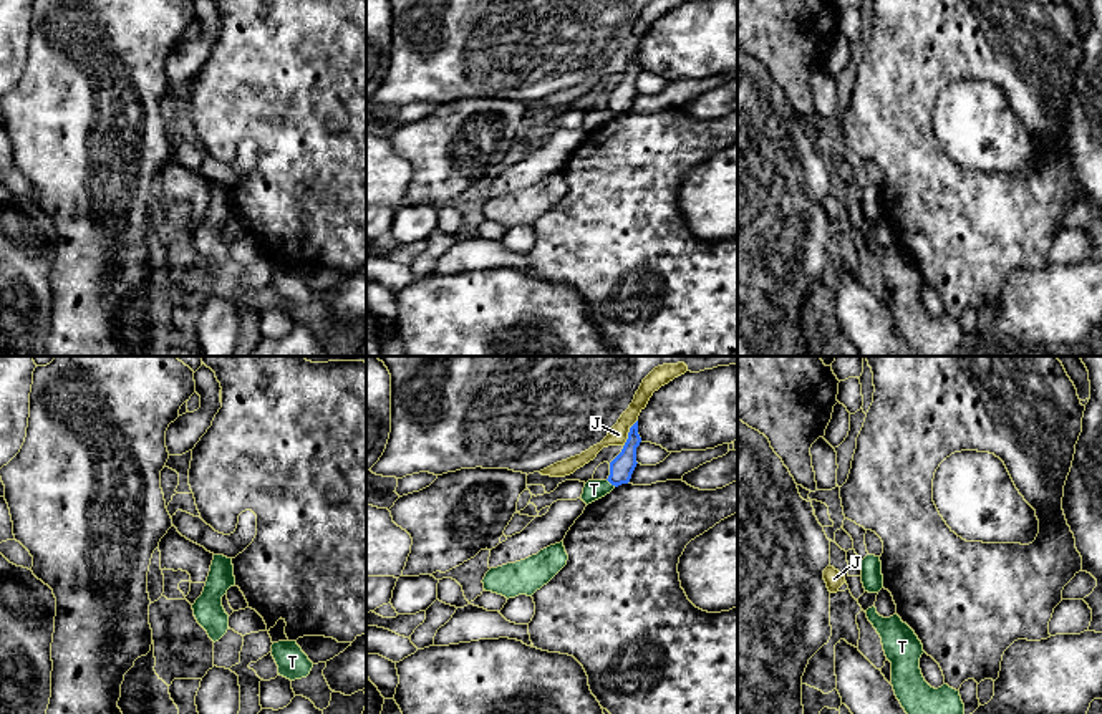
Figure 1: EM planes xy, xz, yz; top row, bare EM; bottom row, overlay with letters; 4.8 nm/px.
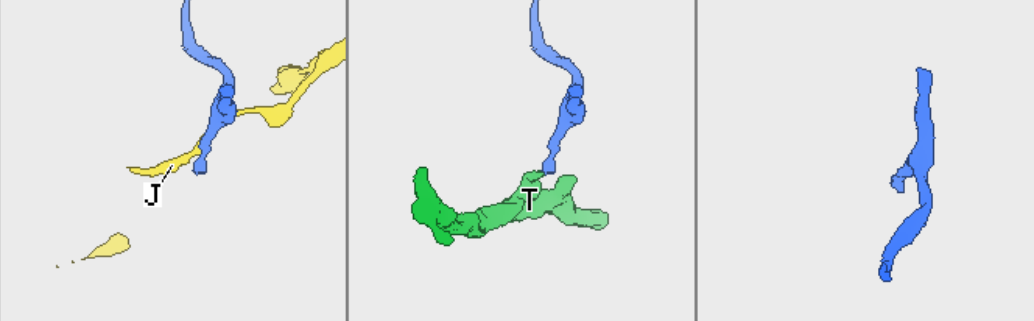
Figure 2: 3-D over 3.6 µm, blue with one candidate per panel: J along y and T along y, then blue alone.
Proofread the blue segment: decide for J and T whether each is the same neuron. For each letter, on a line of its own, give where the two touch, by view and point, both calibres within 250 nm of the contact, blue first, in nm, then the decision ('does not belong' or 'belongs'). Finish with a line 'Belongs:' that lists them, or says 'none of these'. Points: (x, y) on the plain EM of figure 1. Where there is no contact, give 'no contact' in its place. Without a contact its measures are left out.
J: meets blue in xz at (628, 62); 120 nm thick on the blue side, 90 nm on the other; does not belong
T: meets blue in xz at (612, 113); 120 nm thick on the blue side, 100 nm on the other; does not belong
Belongs: none of these

